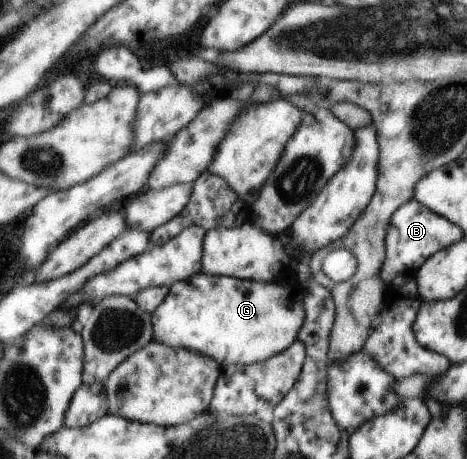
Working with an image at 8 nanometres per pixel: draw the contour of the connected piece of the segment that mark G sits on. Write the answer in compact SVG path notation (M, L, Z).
M205 271L172 285L165 301L152 312L154 340L210 355L222 367L229 364L254 364L283 353L297 341L305 320L305 297L301 295L295 299L288 285L211 275Z

